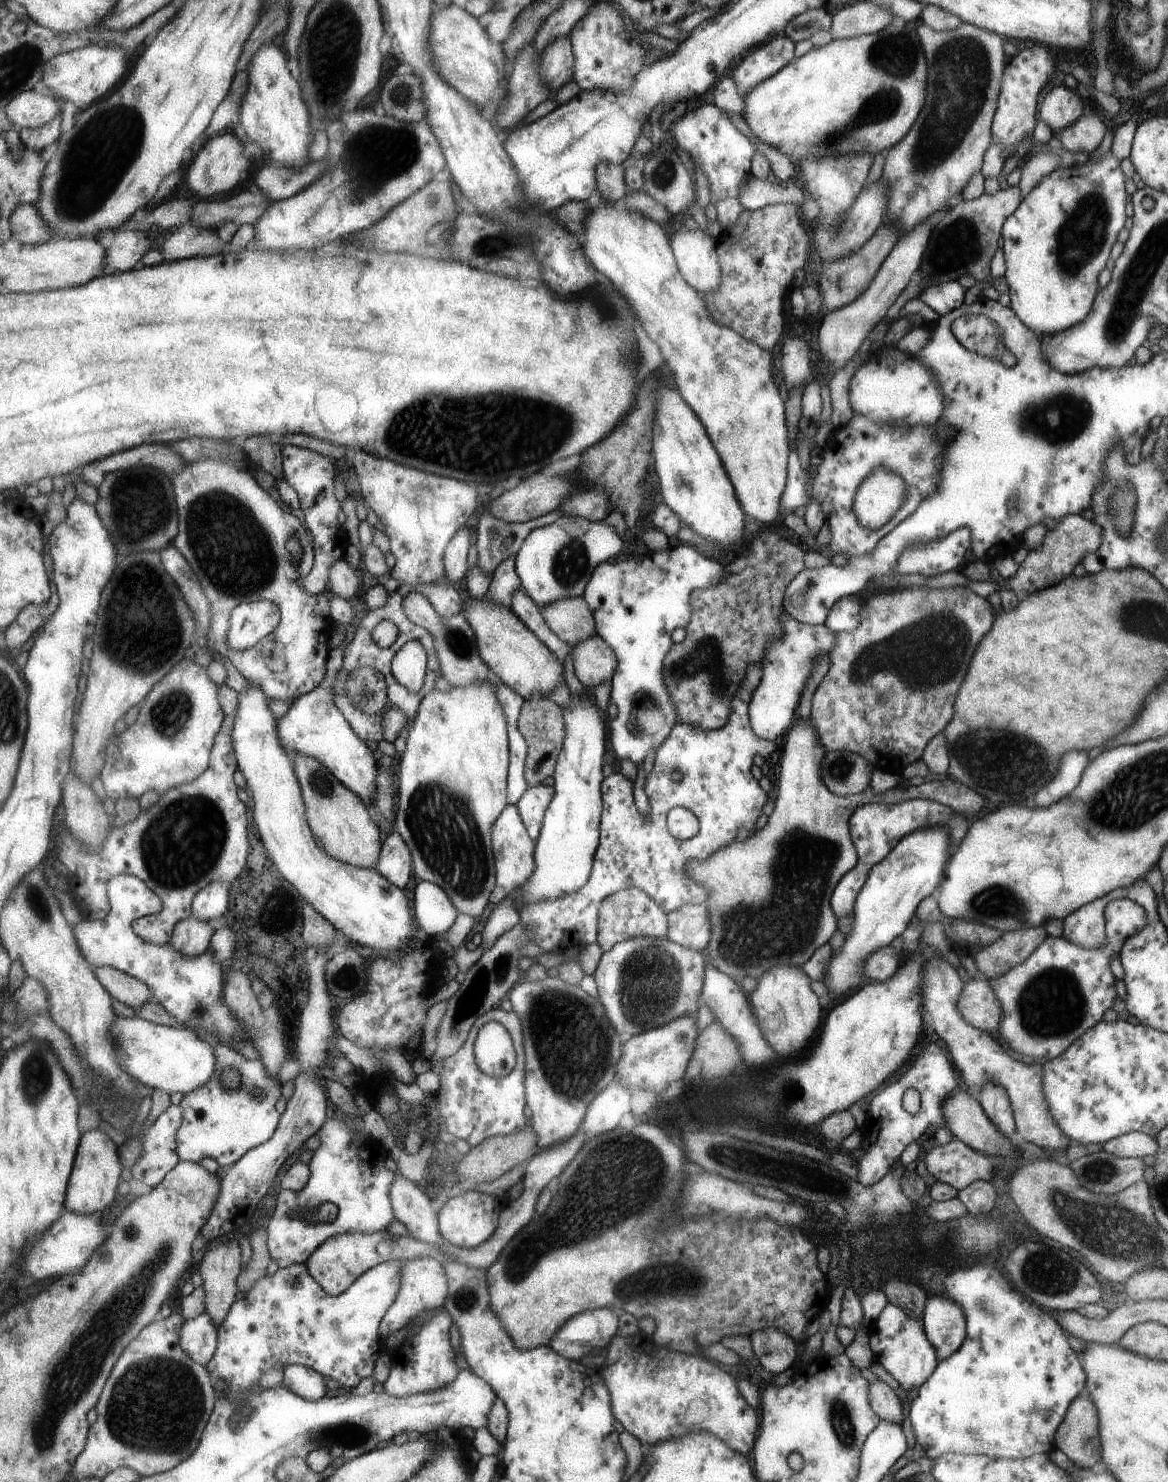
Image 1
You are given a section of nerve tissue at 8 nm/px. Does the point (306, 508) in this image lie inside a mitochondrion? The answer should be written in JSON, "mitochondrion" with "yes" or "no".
{"mitochondrion":"no"}

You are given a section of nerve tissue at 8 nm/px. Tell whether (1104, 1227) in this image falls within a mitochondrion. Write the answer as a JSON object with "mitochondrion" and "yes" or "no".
{"mitochondrion":"yes"}

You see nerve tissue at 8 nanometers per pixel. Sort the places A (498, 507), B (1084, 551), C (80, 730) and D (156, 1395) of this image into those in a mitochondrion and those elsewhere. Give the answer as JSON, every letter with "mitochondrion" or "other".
{"A":"other","B":"other","C":"other","D":"mitochondrion"}

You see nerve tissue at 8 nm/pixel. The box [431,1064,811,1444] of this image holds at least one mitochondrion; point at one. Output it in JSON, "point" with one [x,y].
{"point":[596,1204]}

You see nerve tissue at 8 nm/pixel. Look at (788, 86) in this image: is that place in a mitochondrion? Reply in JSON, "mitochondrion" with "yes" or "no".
{"mitochondrion":"no"}

